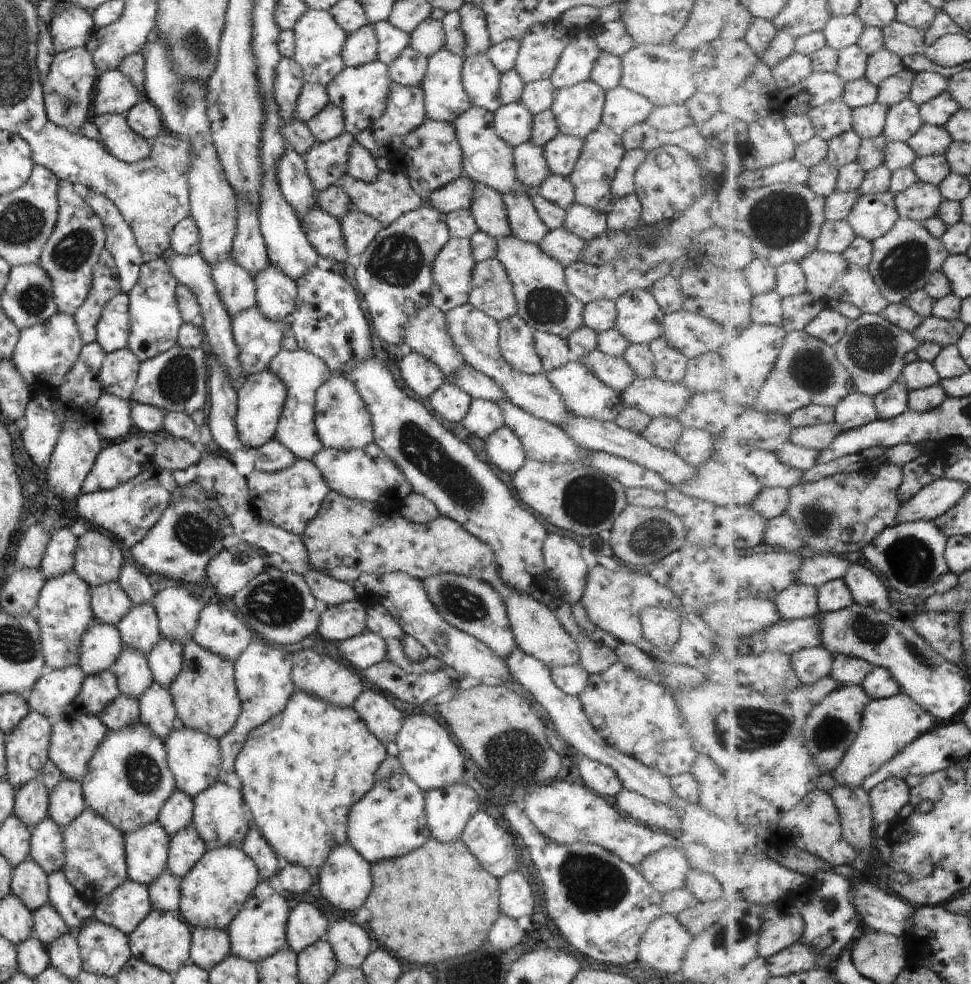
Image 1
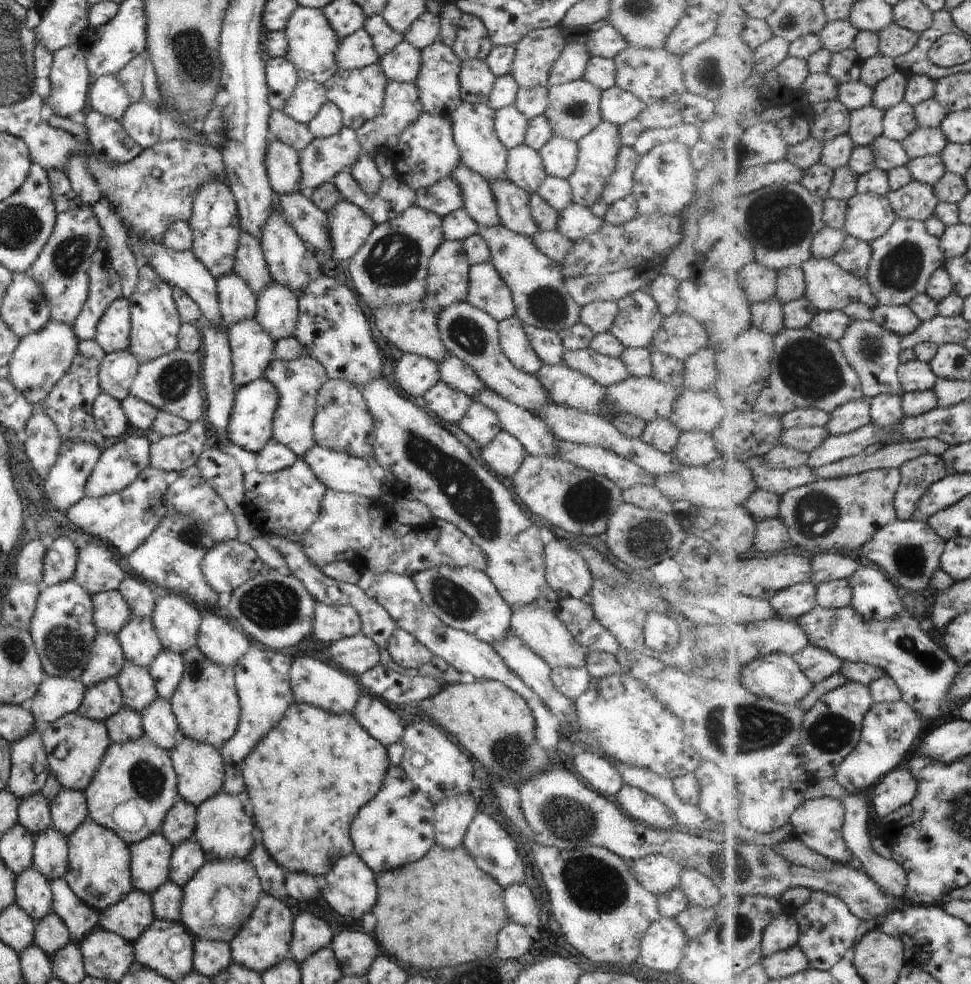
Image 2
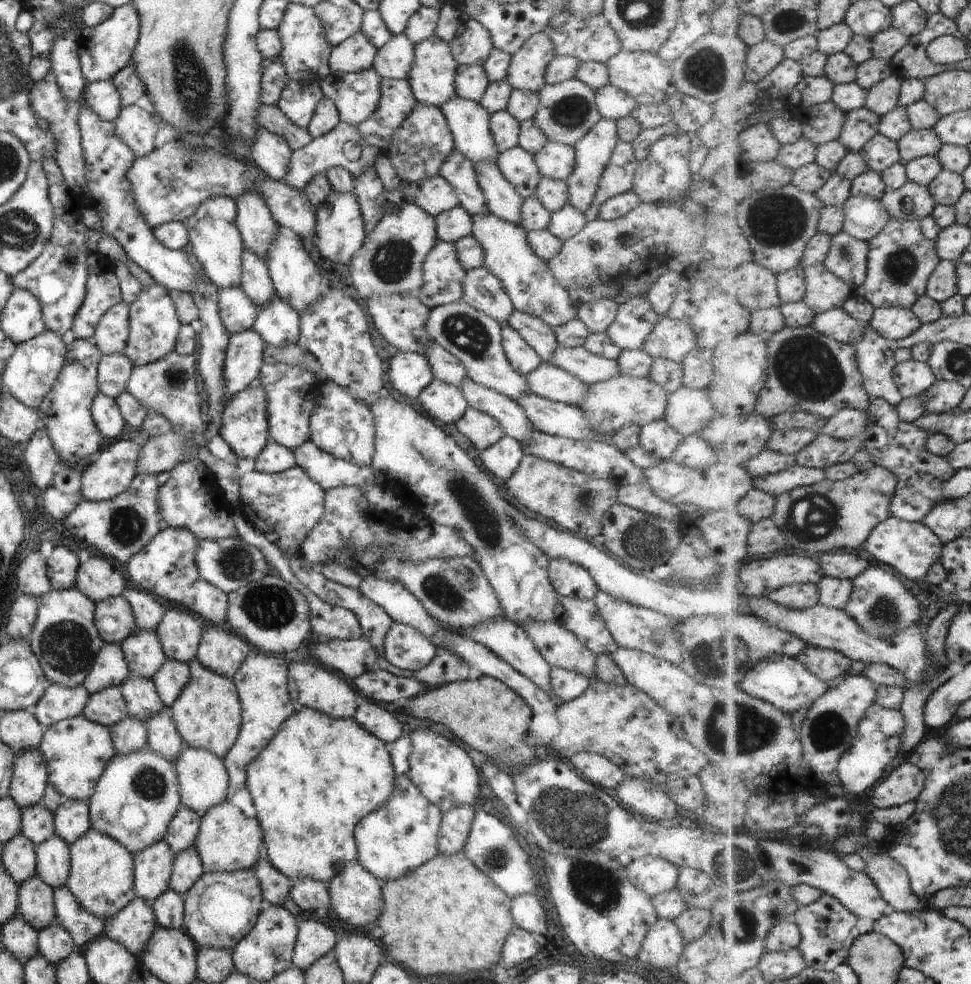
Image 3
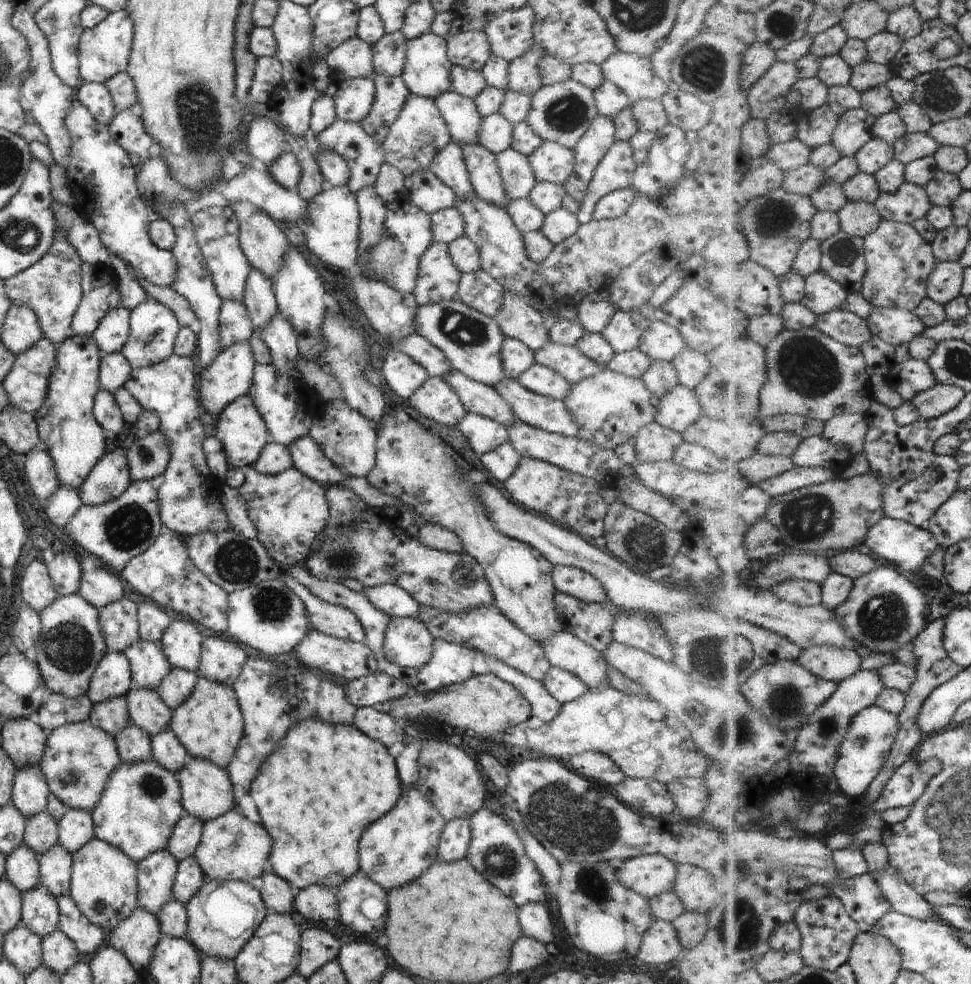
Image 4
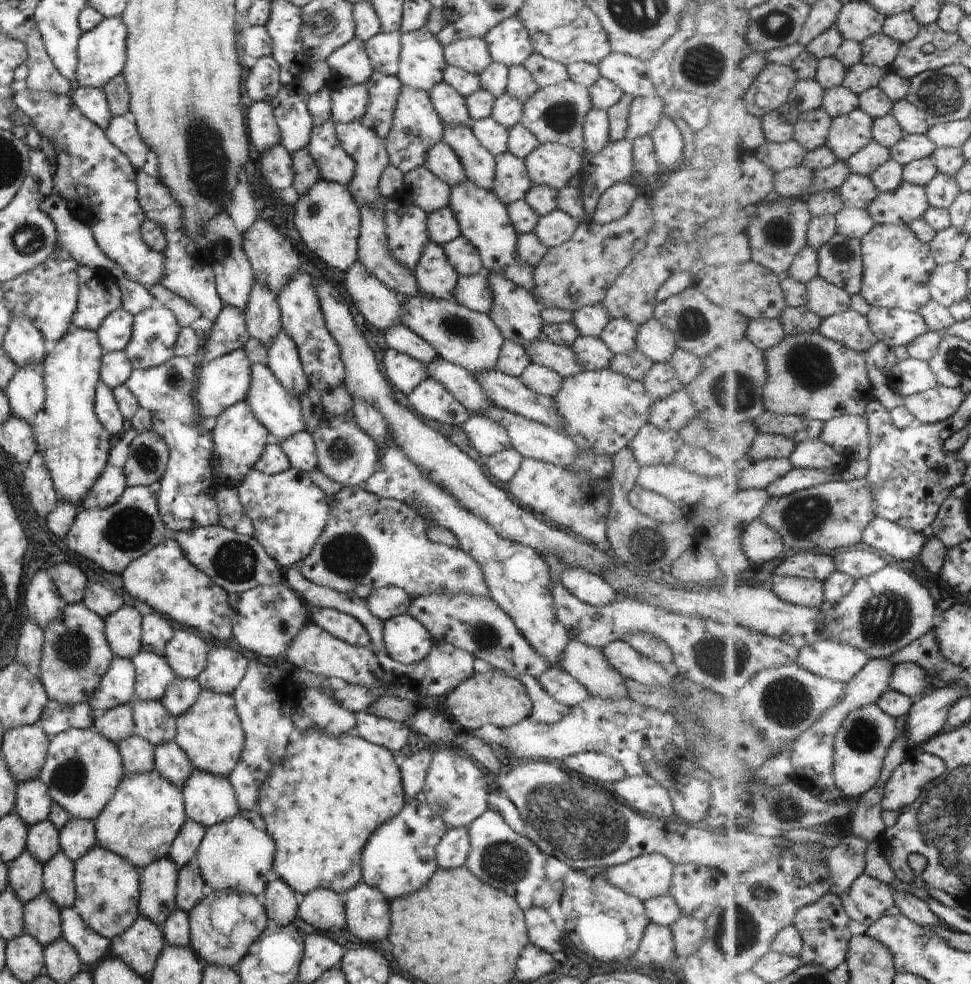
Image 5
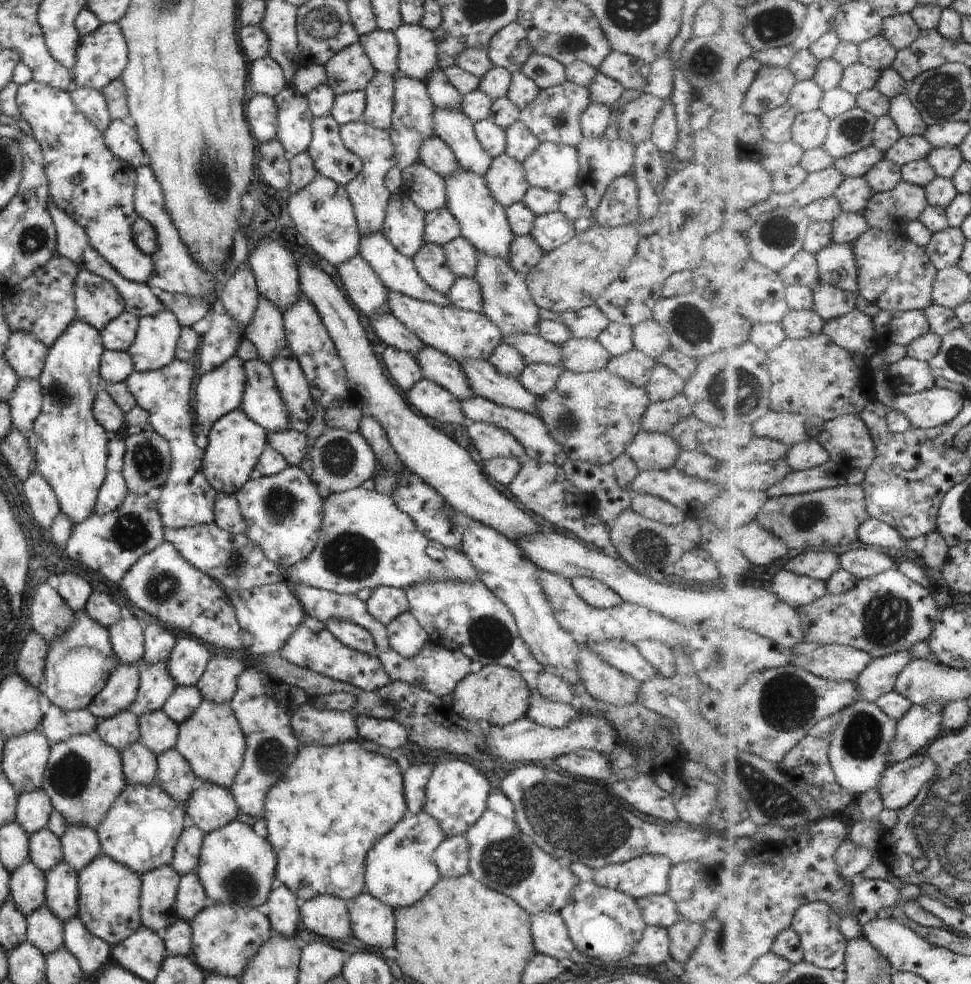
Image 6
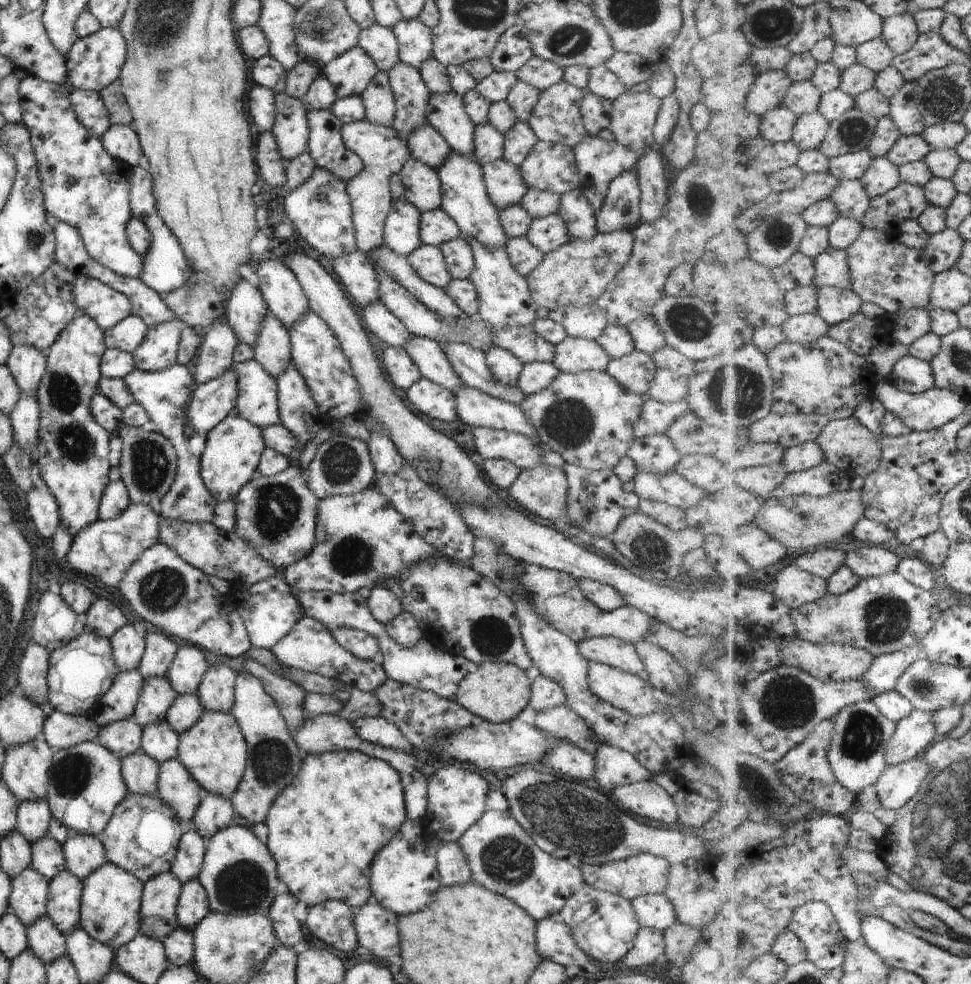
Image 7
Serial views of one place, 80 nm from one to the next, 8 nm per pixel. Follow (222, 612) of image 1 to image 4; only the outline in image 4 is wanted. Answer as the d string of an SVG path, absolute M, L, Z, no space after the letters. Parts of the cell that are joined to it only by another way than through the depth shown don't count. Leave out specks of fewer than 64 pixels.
M206 633L201 643L198 669L199 677L232 686L239 676L246 655L243 646L224 635Z

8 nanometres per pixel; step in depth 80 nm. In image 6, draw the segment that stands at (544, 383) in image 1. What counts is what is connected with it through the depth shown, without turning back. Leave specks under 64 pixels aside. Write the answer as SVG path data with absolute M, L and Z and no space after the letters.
M387 290L386 301L391 316L394 316L409 332L412 332L423 345L436 348L440 353L457 362L463 359L486 360L503 340L499 329L481 313L464 311L451 304L449 307L440 307L389 290Z

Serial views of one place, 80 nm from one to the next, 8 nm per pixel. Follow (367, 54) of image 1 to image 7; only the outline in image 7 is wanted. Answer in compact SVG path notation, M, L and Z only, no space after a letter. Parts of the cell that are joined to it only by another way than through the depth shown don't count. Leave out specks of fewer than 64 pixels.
M357 46L328 62L319 72L333 87L336 99L360 96L379 71L367 53Z

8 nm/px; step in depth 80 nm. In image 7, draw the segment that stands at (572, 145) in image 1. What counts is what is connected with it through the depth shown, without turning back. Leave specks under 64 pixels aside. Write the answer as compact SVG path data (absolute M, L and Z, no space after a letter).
M536 140L518 169L528 188L559 196L578 188L572 148L561 143Z

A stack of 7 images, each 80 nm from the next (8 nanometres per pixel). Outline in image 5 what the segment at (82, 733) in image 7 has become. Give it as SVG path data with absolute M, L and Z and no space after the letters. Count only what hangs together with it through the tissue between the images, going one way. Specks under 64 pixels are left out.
M47 700L34 725L51 738L67 729L91 728L95 715L87 703L59 705Z

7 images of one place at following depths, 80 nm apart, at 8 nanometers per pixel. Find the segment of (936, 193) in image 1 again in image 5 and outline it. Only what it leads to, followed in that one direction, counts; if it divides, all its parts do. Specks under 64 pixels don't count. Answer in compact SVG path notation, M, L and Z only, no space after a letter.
M904 180L894 191L879 193L867 210L877 225L910 225L923 217L930 205L926 187Z

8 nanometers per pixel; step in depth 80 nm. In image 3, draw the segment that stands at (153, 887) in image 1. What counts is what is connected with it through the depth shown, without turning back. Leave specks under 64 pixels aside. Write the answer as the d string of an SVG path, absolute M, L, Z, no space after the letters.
M168 888L148 903L157 926L163 929L183 930L183 899L179 893Z

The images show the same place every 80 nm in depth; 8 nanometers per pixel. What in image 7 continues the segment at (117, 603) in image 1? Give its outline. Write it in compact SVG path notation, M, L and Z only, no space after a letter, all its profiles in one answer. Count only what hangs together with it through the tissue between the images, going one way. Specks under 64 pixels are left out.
M123 625L108 640L113 662L121 671L135 671L144 651L144 640L137 636L133 625Z

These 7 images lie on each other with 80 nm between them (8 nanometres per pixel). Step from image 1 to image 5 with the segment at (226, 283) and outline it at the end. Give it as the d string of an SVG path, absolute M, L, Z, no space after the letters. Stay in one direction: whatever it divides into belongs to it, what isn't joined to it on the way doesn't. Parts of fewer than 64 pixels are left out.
M221 307L208 335L202 343L196 361L201 365L241 349L249 340L244 316L233 307Z

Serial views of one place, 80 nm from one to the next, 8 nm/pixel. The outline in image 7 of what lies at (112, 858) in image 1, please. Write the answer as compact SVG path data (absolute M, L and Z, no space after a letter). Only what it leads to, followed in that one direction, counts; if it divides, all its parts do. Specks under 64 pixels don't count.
M103 863L82 881L78 926L94 941L114 951L137 936L140 929L142 882L111 863Z

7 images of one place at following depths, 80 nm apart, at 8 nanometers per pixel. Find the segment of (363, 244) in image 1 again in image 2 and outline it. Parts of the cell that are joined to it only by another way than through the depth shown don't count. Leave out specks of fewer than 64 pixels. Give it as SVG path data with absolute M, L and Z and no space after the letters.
M345 199L333 204L325 216L330 244L327 257L335 260L351 258L375 226L358 206Z

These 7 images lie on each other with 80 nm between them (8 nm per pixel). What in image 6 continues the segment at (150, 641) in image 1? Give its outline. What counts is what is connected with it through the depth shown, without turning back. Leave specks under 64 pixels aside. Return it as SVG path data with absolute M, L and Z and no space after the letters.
M139 659L134 665L138 670L138 687L128 710L136 717L140 717L143 713L162 710L164 702L175 687L165 664L146 665Z

